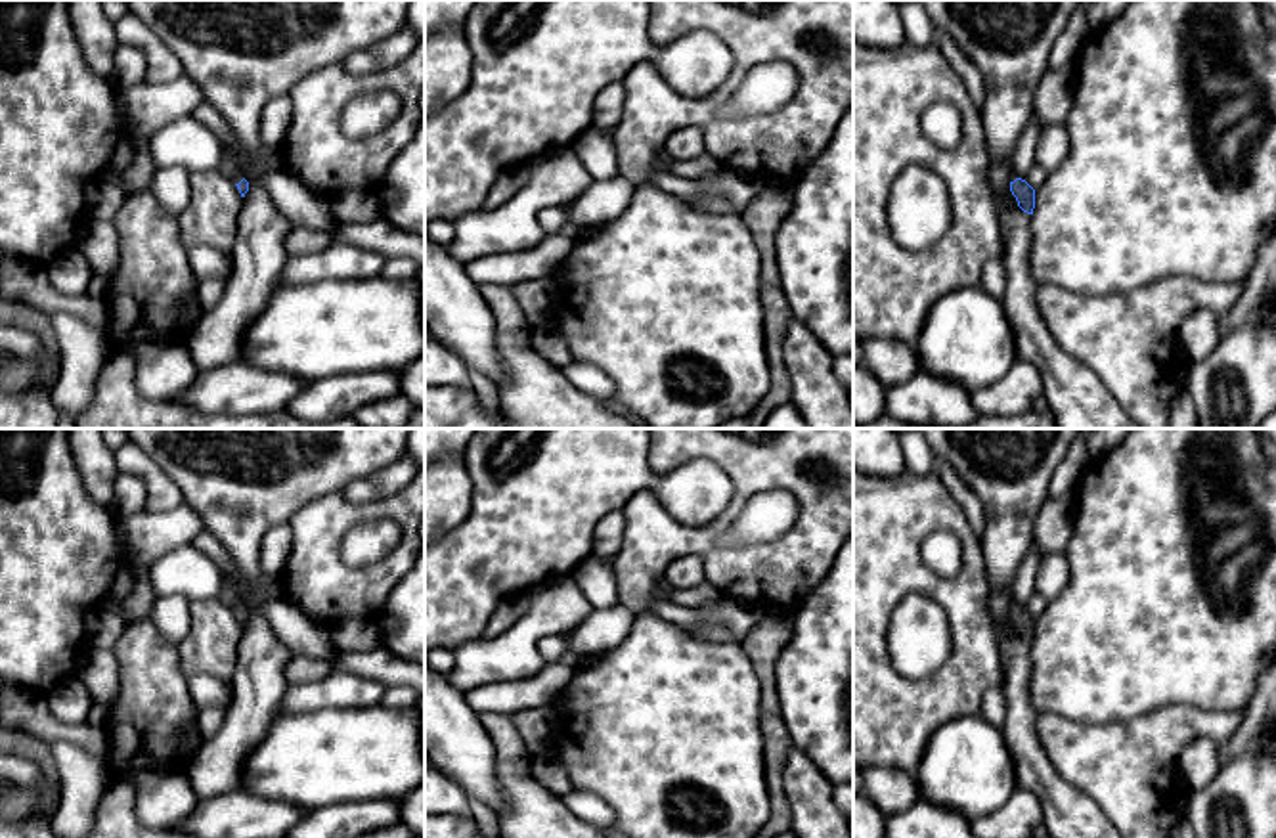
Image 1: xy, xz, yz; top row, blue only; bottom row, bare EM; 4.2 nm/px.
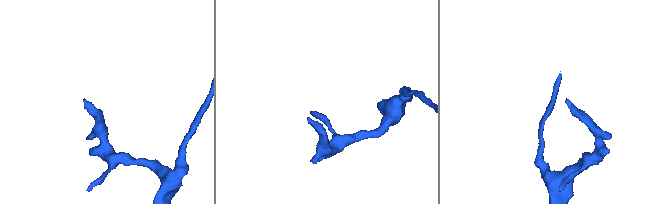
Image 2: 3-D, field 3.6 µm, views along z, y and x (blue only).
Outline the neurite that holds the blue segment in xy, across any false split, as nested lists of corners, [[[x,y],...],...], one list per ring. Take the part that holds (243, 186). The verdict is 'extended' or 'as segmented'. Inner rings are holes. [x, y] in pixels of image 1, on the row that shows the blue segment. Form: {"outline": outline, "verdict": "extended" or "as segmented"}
{"outline": [[[224,147],[224,155],[218,170],[226,174],[237,186],[241,197],[245,197],[245,193],[249,191],[249,182],[243,178],[237,159],[228,147]]], "verdict": "extended"}

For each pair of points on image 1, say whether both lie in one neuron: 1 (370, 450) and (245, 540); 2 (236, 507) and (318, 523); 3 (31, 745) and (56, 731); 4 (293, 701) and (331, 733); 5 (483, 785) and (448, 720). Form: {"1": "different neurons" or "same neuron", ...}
{"1": "same neuron", "2": "different neurons", "3": "different neurons", "4": "different neurons", "5": "same neuron"}

